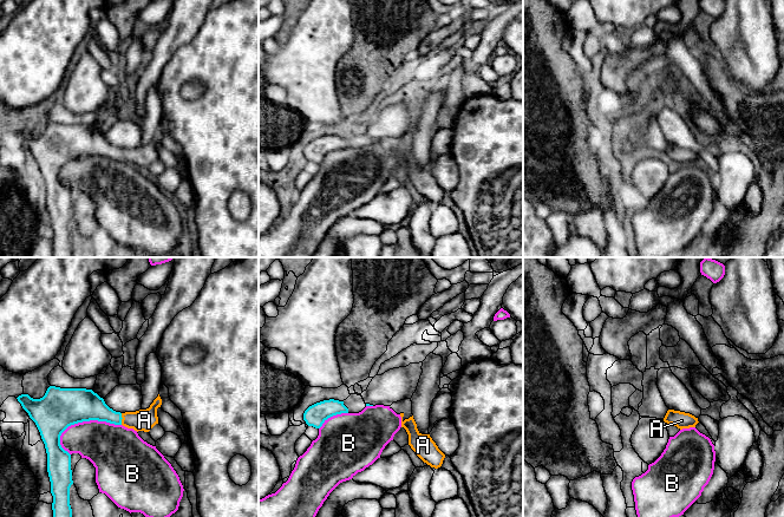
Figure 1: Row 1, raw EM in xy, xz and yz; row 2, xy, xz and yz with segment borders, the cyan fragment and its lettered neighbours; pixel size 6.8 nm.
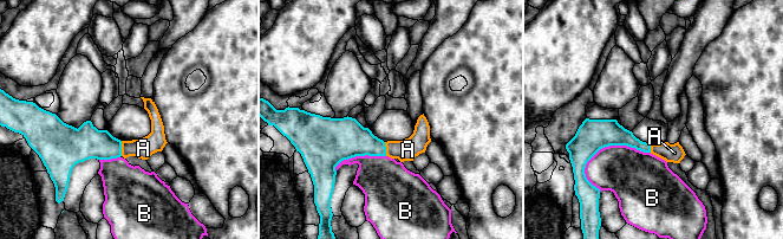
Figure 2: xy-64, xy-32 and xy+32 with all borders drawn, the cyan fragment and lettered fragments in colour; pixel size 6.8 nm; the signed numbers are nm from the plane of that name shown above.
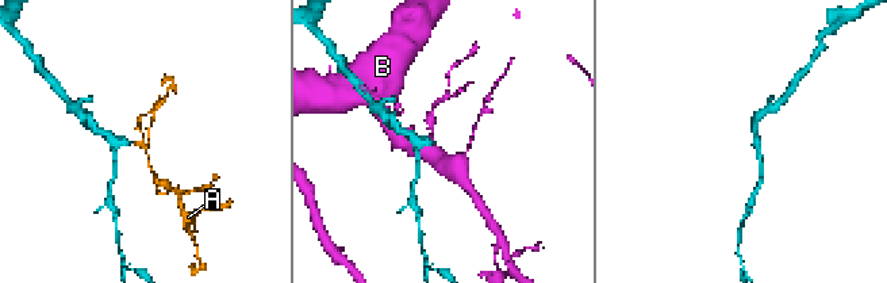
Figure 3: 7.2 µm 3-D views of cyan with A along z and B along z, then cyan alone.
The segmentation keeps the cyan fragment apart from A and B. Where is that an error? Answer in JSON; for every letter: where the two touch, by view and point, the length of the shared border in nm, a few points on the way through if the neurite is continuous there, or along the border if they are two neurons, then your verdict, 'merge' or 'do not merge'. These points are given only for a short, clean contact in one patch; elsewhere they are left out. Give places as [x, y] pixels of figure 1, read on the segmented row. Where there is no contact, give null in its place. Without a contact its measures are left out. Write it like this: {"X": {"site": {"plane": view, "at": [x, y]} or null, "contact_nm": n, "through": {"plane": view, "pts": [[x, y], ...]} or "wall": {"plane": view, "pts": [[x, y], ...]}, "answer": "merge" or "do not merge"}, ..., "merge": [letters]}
{"A": {"site": {"plane": "xy", "at": [122, 418]}, "contact_nm": 80, "answer": "merge"}, "B": {"site": {"plane": "xy", "at": [85, 420]}, "contact_nm": 440, "answer": "do not merge"}, "merge": ["A"]}

